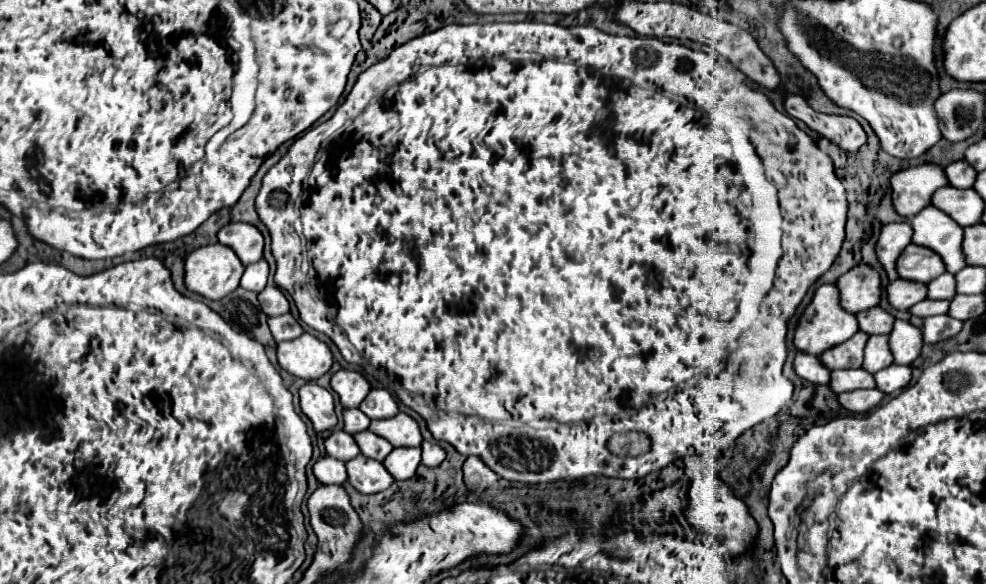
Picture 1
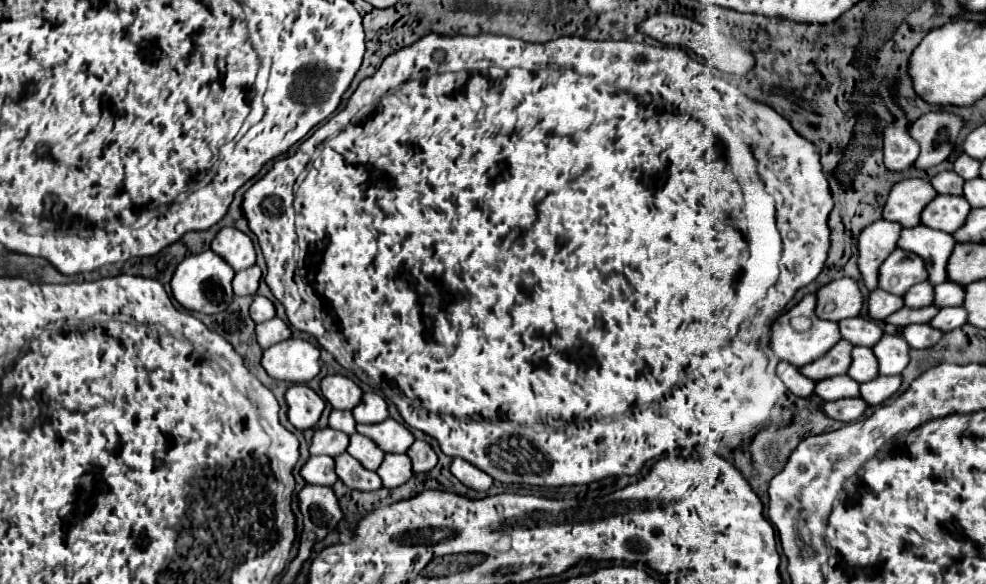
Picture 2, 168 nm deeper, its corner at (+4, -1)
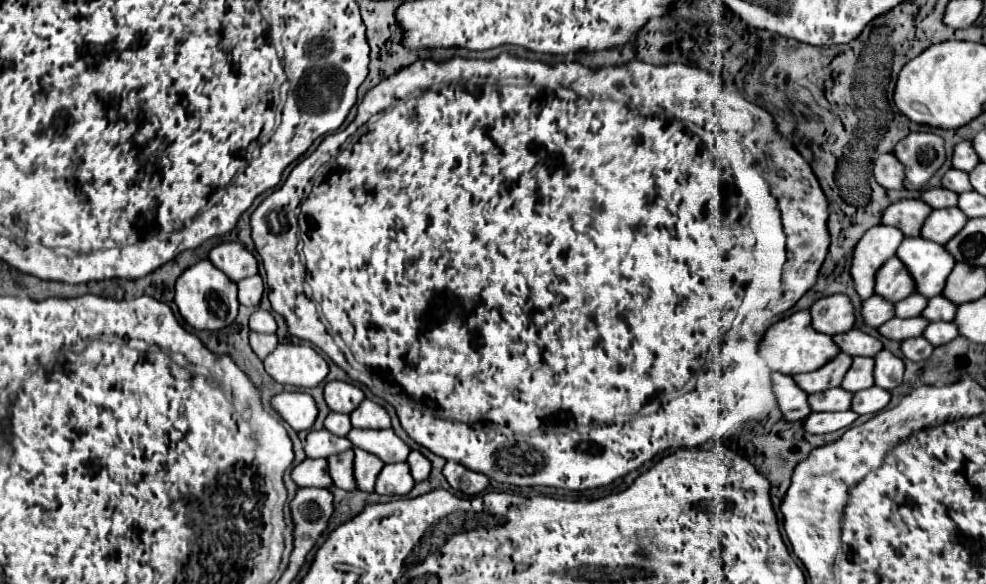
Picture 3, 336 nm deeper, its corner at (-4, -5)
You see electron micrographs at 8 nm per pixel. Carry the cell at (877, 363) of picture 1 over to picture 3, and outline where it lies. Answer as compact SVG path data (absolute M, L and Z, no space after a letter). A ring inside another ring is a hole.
M854 357L852 367L846 371L842 385L846 391L862 391L872 387L872 359L870 357Z

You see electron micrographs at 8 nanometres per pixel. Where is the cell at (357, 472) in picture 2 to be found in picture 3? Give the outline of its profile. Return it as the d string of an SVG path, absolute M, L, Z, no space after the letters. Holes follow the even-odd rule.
M348 449L338 455L330 455L328 461L328 475L332 477L332 483L340 489L352 491L354 489L354 479L352 479L352 459L354 451Z

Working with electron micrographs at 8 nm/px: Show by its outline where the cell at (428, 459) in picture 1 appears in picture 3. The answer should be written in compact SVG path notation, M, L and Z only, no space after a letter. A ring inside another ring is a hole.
M410 451L406 463L410 467L414 481L424 481L430 475L430 461L420 451Z

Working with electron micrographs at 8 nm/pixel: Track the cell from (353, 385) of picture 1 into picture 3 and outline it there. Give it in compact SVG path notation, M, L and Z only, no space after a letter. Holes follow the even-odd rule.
M328 381L324 387L324 401L330 407L330 411L336 411L336 413L352 413L362 399L364 399L364 393L354 383Z

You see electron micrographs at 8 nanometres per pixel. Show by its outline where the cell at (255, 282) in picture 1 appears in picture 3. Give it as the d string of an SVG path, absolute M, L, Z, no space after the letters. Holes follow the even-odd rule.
M260 275L242 279L238 283L238 301L246 307L258 307L260 299L262 299L262 291L264 291L264 283L262 283Z

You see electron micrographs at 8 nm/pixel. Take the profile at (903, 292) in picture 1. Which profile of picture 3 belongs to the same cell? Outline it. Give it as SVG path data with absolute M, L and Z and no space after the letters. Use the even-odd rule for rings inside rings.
M872 295L862 303L862 319L868 327L880 327L882 323L894 317L894 305L882 299L880 295Z

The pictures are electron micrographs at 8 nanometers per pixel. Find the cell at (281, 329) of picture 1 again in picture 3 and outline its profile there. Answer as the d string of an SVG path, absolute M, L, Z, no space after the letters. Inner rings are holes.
M250 333L250 347L252 351L264 359L268 353L274 351L274 347L278 345L278 337L276 335L264 335L264 333Z

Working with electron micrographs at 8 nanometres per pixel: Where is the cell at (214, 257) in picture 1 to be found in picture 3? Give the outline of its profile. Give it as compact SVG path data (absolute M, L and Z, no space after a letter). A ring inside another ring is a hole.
M208 259L198 261L196 265L188 267L176 281L174 303L182 319L200 331L218 331L228 327L238 315L238 297L236 297L236 283L230 281L220 269L216 269Z

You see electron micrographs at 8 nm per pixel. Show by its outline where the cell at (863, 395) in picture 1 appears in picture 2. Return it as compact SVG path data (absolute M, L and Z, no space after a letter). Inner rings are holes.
M848 397L848 399L838 399L838 401L824 403L824 413L828 417L844 421L844 423L860 419L866 409L868 409L868 403L862 397Z

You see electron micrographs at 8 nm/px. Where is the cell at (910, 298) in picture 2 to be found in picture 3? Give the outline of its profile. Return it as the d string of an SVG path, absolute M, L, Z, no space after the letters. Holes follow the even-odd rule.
M912 293L908 299L904 299L904 301L900 301L900 303L894 303L894 315L896 317L916 317L916 315L920 315L922 313L922 309L926 307L926 303L928 303L928 299L926 297L922 297L922 295L918 295L918 293Z

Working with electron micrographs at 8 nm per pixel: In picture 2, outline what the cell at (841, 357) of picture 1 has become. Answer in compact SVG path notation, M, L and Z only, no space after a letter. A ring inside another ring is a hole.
M842 339L824 357L800 367L800 371L810 379L820 381L826 377L848 373L850 365L852 365L852 343Z

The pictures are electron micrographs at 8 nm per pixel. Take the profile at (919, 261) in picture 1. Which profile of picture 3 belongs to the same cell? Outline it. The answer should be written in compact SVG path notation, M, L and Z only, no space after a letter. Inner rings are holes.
M898 257L888 259L880 271L876 271L876 287L874 293L888 299L890 303L898 303L912 295L916 285L912 283L912 277L908 269L900 263Z

